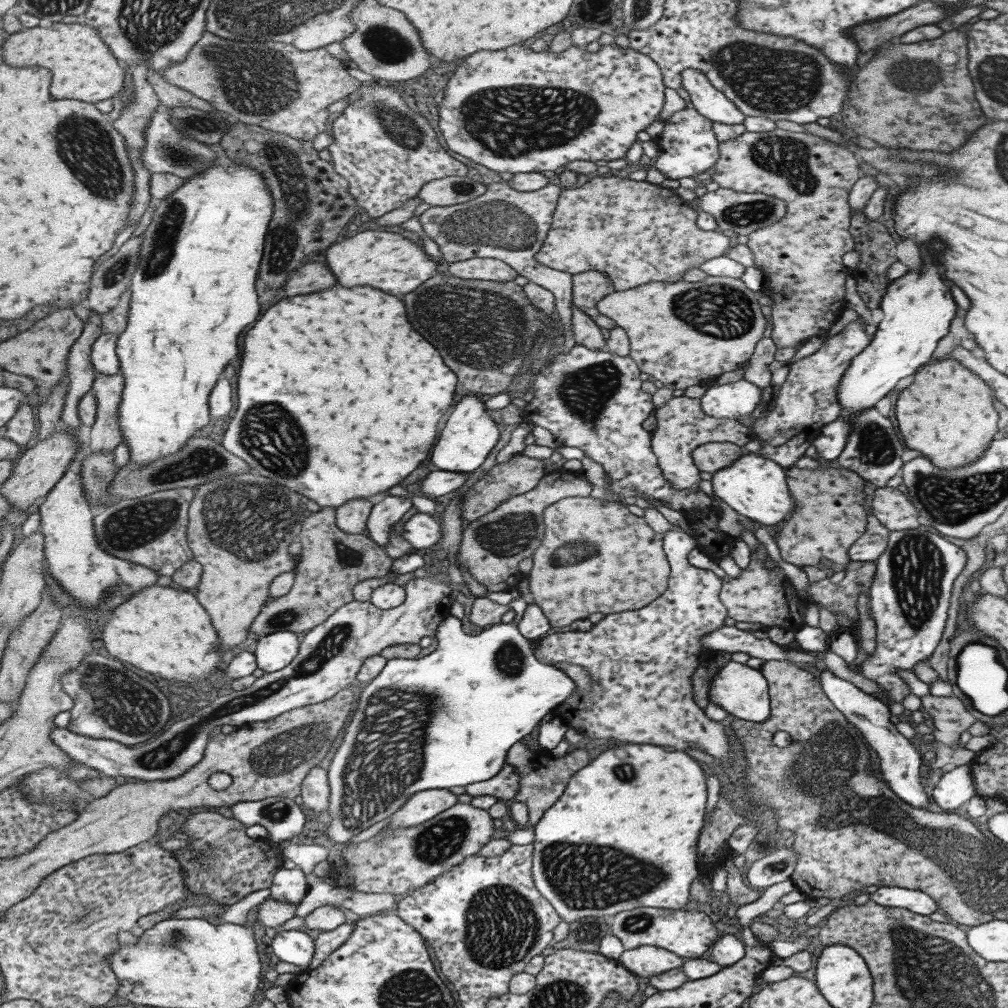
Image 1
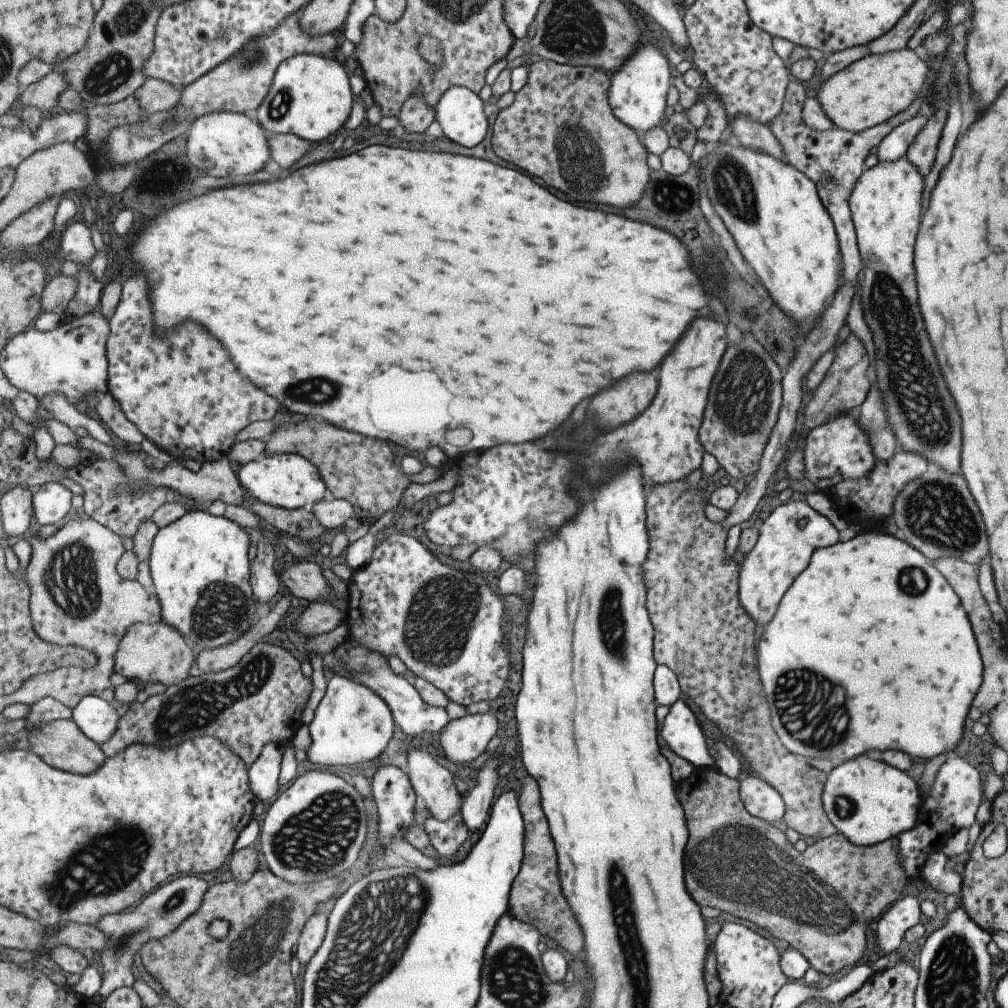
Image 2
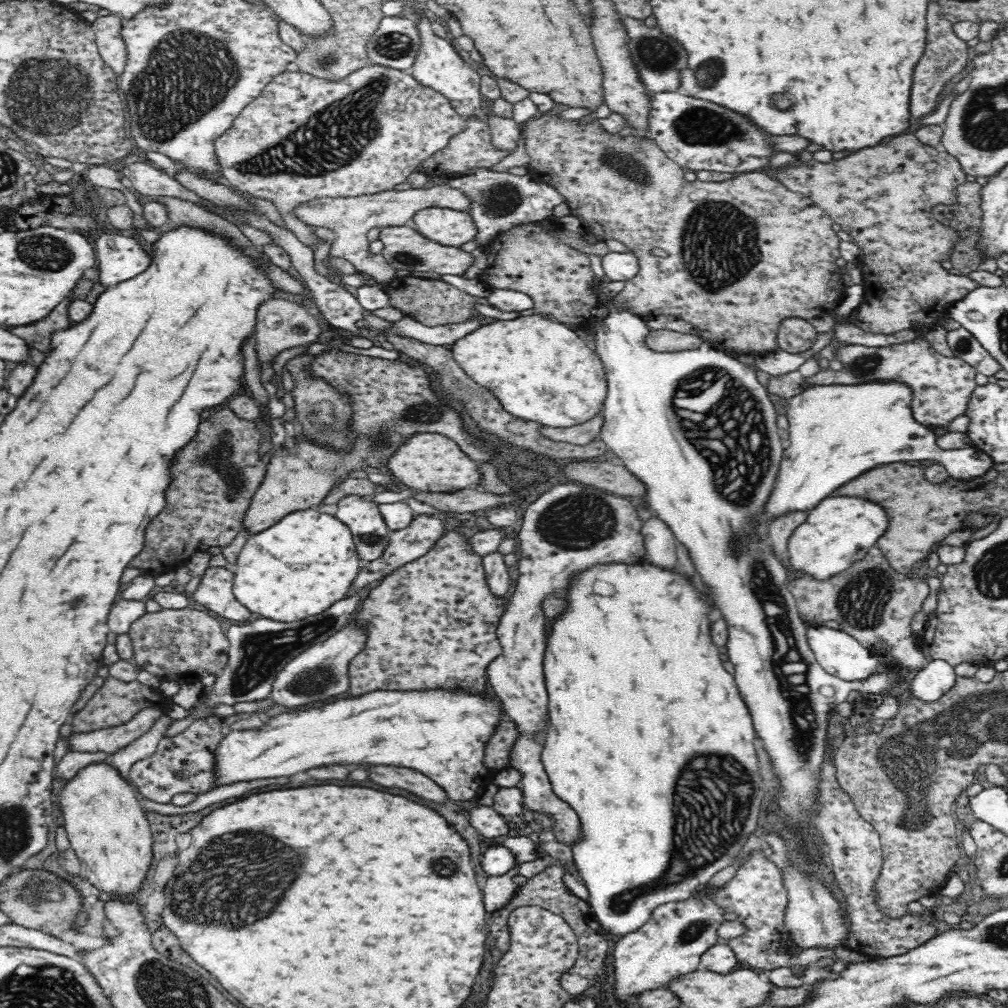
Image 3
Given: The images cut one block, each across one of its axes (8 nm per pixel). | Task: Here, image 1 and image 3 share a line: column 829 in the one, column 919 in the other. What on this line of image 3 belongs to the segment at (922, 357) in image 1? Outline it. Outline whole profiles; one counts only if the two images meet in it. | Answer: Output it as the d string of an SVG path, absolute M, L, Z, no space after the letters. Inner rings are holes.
M870 380L864 384L814 384L806 388L802 394L790 398L788 406L788 440L790 448L784 450L782 468L776 478L776 486L770 494L770 500L764 512L756 518L758 524L768 524L774 516L796 512L796 510L814 510L828 494L842 488L850 480L872 472L880 466L890 466L896 462L922 462L922 460L936 460L940 466L950 474L954 480L974 480L986 476L994 468L994 460L990 454L978 448L956 448L956 450L942 450L936 446L936 434L920 424L912 414L916 392L904 382L898 380Z

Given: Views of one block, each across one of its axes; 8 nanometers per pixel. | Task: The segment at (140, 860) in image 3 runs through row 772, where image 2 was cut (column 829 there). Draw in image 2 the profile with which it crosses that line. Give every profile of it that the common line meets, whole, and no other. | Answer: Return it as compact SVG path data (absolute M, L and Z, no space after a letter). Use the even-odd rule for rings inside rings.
M903 48L899 52L885 52L877 56L867 54L827 78L817 90L817 100L823 114L833 122L833 128L861 134L909 108L909 104L919 96L925 74L927 66L919 58L919 52Z

